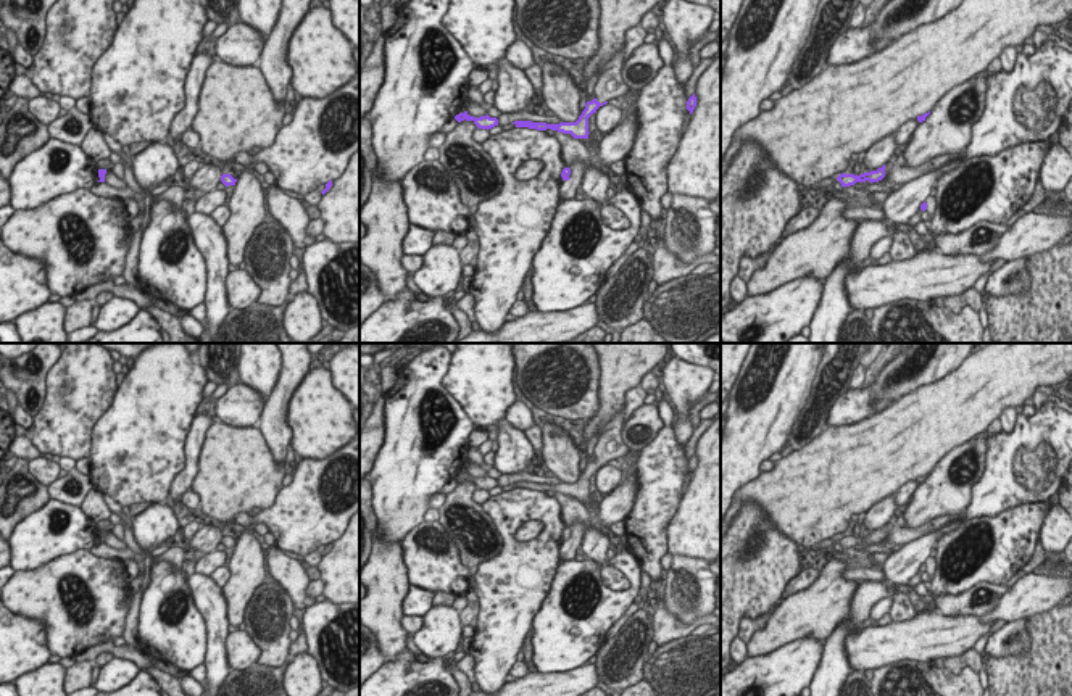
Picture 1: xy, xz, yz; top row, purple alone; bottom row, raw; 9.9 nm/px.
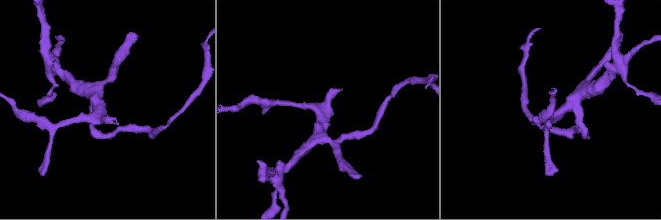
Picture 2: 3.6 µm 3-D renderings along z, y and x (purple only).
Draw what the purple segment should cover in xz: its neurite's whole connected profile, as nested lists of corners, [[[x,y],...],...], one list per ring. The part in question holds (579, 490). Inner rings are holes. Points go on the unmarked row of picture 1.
[[[616,412],[603,427],[598,441],[593,448],[595,459],[585,464],[585,470],[575,483],[532,483],[532,482],[514,482],[516,488],[529,488],[537,491],[558,491],[563,495],[571,495],[574,499],[588,499],[588,478],[596,474],[596,470],[606,466],[611,459],[624,456],[629,448],[622,441],[622,417],[624,412]]]

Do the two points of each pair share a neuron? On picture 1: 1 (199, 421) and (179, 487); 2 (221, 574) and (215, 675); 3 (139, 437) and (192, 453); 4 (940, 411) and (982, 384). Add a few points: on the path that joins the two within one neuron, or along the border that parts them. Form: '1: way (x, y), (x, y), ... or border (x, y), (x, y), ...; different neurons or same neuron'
1: way (195, 437), (189, 471); same neuron
2: border (208, 575), (221, 588); different neurons
3: border (195, 414), (186, 437), (184, 466), (170, 485); different neurons
4: way (950, 411), (972, 393); same neuron

